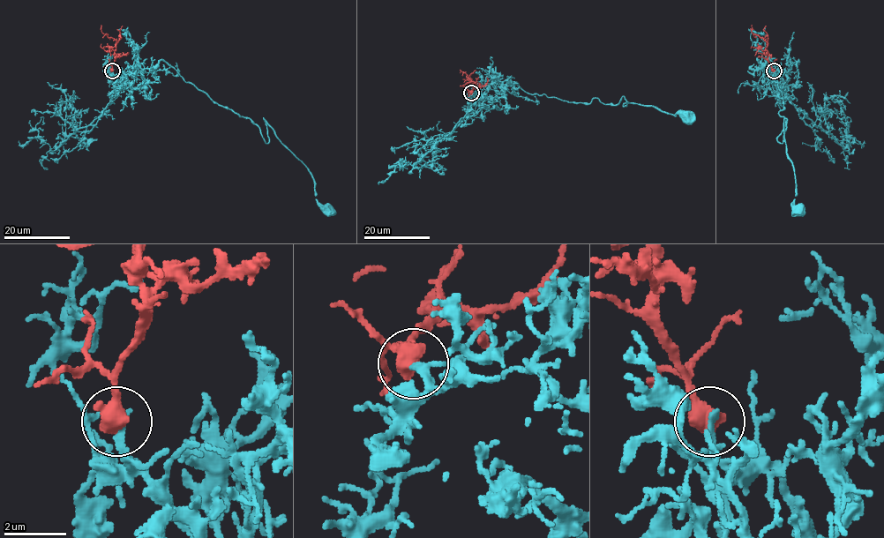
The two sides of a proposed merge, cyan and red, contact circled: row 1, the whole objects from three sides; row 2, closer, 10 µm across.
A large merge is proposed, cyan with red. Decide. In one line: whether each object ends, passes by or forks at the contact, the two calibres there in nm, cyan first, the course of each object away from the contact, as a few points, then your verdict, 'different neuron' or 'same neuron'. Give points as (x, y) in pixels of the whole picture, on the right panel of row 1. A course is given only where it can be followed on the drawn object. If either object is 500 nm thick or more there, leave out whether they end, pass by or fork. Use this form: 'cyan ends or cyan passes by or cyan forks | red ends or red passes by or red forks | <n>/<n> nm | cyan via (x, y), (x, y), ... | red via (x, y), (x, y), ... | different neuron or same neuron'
200/650 nm | cyan via (773, 70), (781, 88), (760, 68), (774, 64), (785, 126), (777, 138), (783, 141), (785, 118), (797, 208) | red via (773, 70), (767, 59), (767, 43), (753, 33), (752, 25) | same neuron

